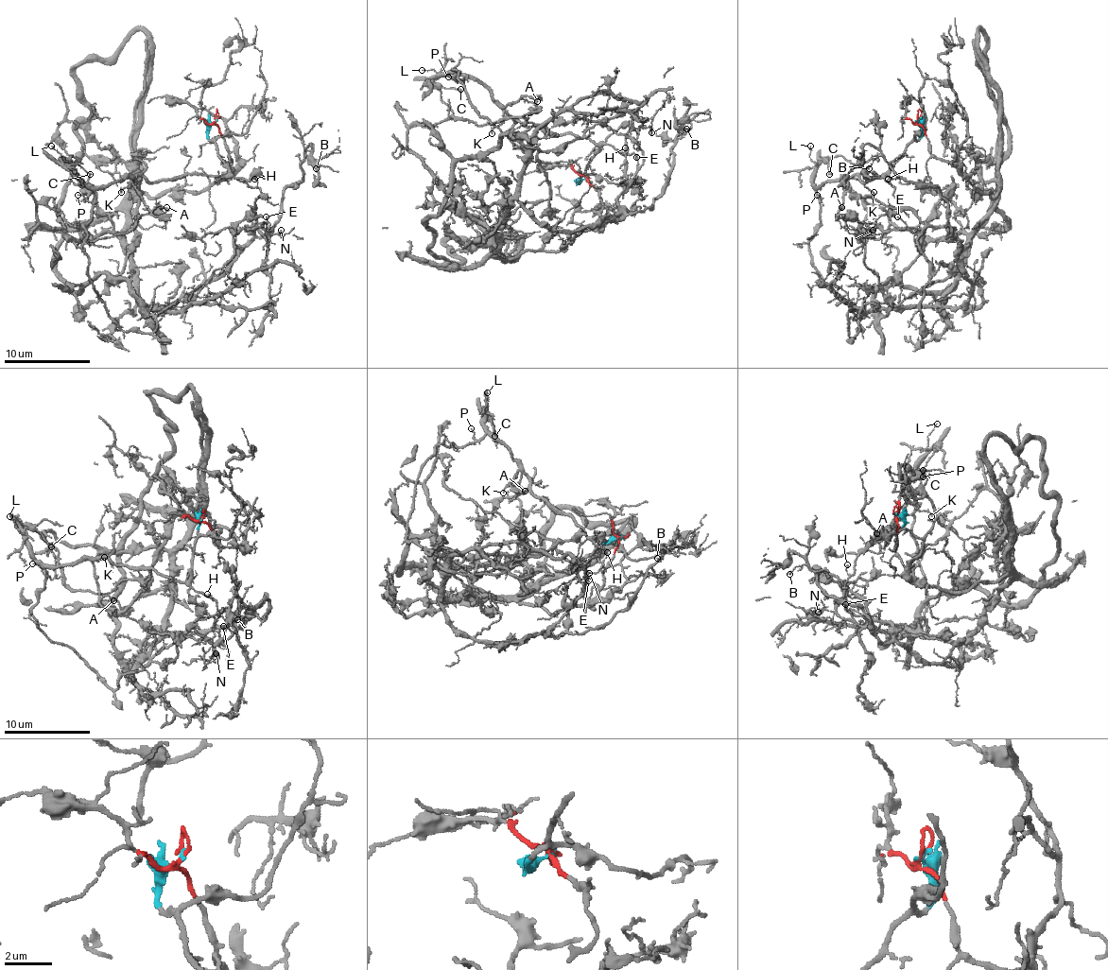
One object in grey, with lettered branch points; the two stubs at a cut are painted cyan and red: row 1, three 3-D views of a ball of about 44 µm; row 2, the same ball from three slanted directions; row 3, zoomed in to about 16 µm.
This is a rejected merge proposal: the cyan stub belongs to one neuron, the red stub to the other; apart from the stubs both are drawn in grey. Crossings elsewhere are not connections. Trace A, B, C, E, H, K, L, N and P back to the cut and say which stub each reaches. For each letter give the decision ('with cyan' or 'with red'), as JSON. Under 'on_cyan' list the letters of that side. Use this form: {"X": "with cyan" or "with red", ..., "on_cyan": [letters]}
{"A": "with cyan", "B": "with red", "C": "with cyan", "E": "with red", "H": "with cyan", "K": "with cyan", "L": "with cyan", "N": "with red", "P": "with cyan", "on_cyan": ["A", "C", "H", "K", "L", "P"]}

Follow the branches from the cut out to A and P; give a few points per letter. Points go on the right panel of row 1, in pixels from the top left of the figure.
A: (919, 119), (921, 134), (904, 156), (884, 176), (874, 173), (865, 182), (856, 176), (850, 180), (840, 208)
P: (919, 119), (921, 134), (884, 176), (874, 173), (865, 182), (843, 176), (817, 191), (820, 201), (817, 195)

